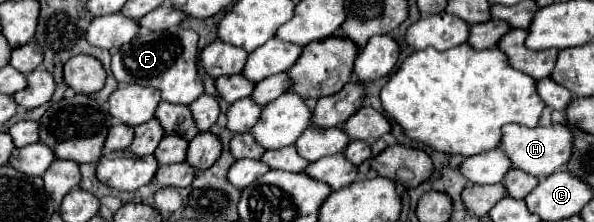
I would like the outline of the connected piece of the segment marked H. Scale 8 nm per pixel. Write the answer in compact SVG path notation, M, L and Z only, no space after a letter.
M510 123L510 125L504 125L502 131L504 131L504 135L502 135L500 147L510 157L512 167L518 167L526 173L532 173L538 179L548 177L558 167L566 165L572 157L574 133L568 125L556 123L556 125L548 125L548 127L524 127L524 125L518 125L518 123Z

